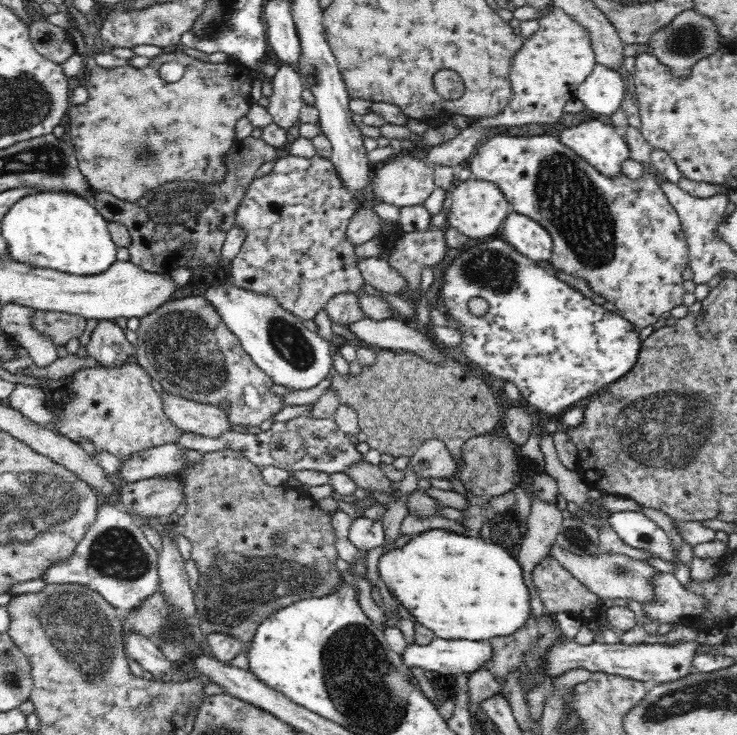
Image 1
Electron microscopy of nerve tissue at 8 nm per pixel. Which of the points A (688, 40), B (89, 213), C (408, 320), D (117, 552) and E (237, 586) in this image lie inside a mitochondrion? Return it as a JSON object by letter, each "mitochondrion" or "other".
{"A":"mitochondrion","B":"other","C":"other","D":"mitochondrion","E":"mitochondrion"}

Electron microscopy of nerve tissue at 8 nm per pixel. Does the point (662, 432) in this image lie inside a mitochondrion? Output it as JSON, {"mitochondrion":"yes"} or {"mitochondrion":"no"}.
{"mitochondrion":"yes"}

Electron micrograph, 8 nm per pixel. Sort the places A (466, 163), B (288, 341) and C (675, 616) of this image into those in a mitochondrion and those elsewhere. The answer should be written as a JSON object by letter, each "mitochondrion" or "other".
{"A":"other","B":"mitochondrion","C":"other"}

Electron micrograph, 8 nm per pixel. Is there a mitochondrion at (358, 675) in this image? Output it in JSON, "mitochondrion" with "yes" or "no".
{"mitochondrion":"yes"}

